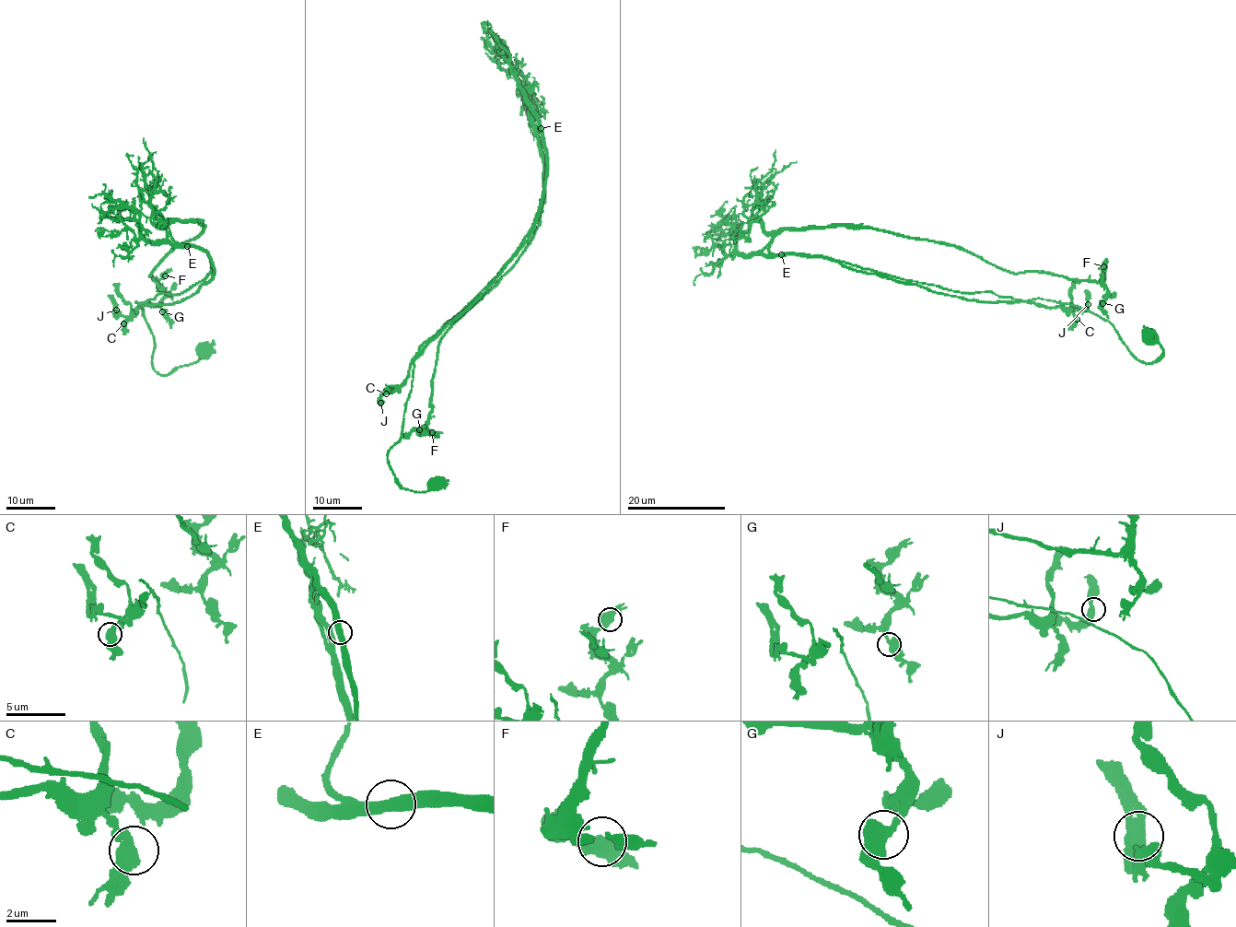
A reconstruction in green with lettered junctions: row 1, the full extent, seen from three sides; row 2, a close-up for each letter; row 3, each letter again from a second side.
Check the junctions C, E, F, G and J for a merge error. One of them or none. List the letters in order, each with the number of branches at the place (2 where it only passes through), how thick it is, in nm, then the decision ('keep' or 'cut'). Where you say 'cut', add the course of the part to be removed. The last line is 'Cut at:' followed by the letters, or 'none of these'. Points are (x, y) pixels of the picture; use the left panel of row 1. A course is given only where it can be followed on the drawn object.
C: 2 branches meet; 440 nm thick; keep
E: 2 branches meet; 480 nm thick; cut; foreign part runs (187, 246), (208, 252), (213, 262), (214, 278), (199, 292), (141, 305), (129, 317), (114, 310), (109, 296)
F: 2 branches meet; 550 nm thick; keep
G: 2 branches meet; 480 nm thick; keep
J: 2 branches meet; 460 nm thick; keep
Cut at: E

